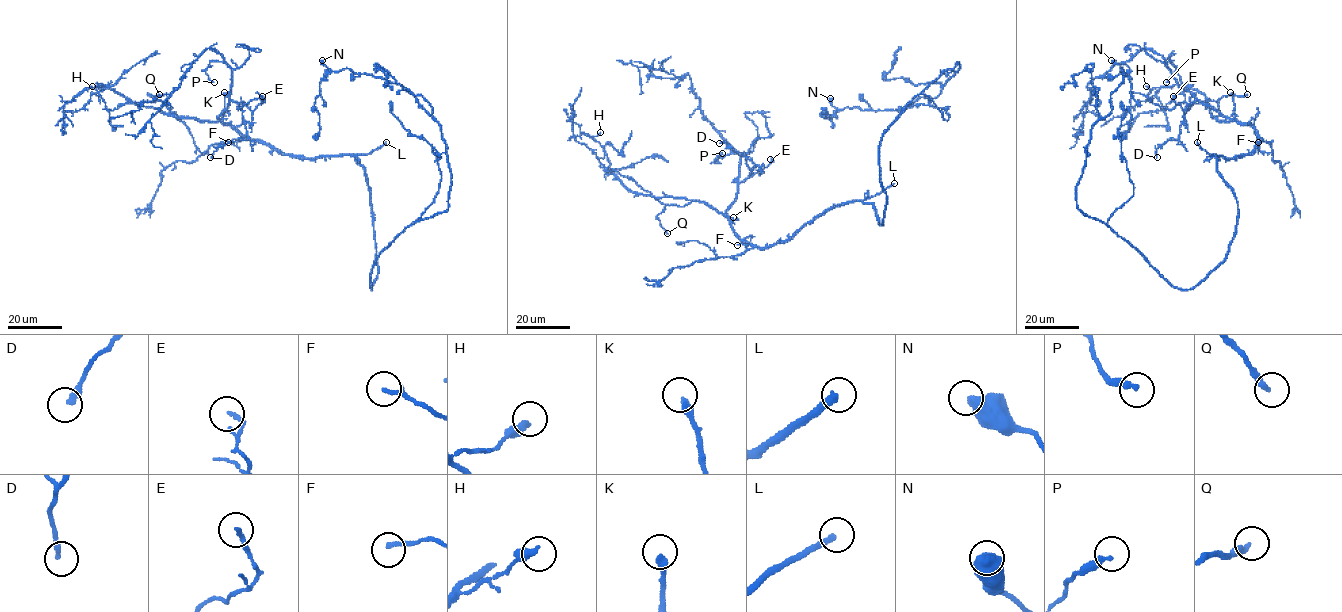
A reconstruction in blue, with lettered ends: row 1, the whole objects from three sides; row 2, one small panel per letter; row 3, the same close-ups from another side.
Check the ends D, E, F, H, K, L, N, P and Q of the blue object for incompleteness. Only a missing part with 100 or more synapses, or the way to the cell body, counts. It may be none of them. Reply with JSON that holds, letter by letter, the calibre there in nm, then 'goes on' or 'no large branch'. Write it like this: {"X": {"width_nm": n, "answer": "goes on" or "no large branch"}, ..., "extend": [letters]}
{"D": {"width_nm": 240, "answer": "no large branch"}, "E": {"width_nm": 150, "answer": "no large branch"}, "F": {"width_nm": 160, "answer": "no large branch"}, "H": {"width_nm": 380, "answer": "no large branch"}, "K": {"width_nm": 320, "answer": "no large branch"}, "L": {"width_nm": 280, "answer": "goes on"}, "N": {"width_nm": 550, "answer": "no large branch"}, "P": {"width_nm": 280, "answer": "no large branch"}, "Q": {"width_nm": 280, "answer": "no large branch"}, "extend": ["L"]}

